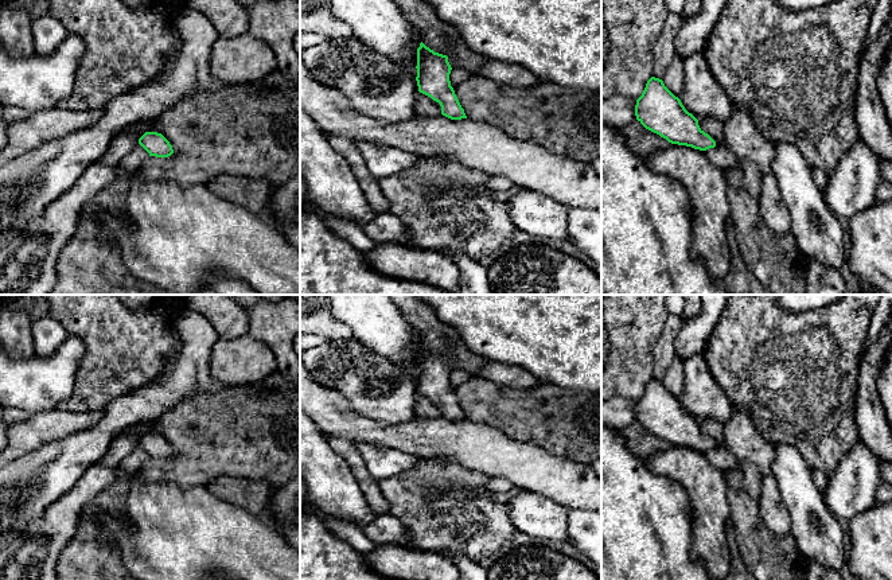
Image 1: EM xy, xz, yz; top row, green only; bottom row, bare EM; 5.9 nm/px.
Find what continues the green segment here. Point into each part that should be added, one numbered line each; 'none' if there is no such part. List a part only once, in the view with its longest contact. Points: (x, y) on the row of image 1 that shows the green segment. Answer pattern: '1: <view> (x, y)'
none

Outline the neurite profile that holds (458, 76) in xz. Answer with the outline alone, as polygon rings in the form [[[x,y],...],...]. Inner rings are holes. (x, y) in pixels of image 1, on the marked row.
[[[453,67],[449,74],[451,86],[456,87],[471,77],[472,73],[470,70],[463,67]]]

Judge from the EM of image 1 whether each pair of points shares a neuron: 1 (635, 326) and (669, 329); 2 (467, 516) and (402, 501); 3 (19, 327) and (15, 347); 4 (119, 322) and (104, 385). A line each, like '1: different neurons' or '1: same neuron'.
1: different neurons
2: same neuron
3: same neuron
4: same neuron

